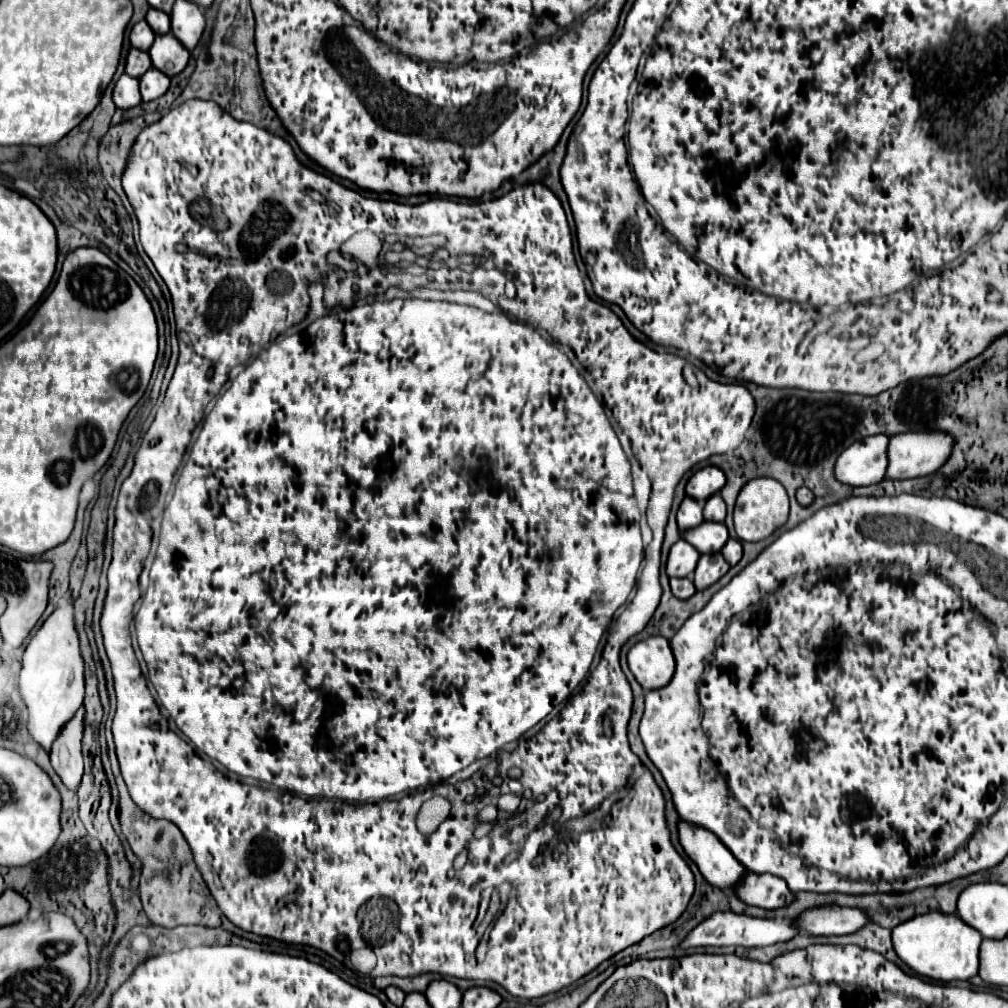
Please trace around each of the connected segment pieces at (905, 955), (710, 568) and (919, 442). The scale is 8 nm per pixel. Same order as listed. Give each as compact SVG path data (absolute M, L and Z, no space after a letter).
M927 912L893 928L893 948L897 956L919 974L941 982L969 980L977 974L981 940L981 934L969 928L957 914L943 912Z
M719 552L717 554L703 554L697 562L695 572L693 572L693 584L697 590L705 590L711 584L715 584L727 570L729 570L729 564Z
M927 430L927 432L905 432L899 436L891 436L889 442L889 468L887 478L919 478L937 472L953 452L953 436L943 430Z

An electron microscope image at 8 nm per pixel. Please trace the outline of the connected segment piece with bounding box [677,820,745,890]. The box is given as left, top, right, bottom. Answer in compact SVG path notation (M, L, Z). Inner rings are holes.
M679 820L677 830L679 844L683 846L685 854L697 864L709 884L731 890L743 878L745 868L741 864L735 864L731 852L727 852L727 848L719 844L713 832L687 824L685 820Z

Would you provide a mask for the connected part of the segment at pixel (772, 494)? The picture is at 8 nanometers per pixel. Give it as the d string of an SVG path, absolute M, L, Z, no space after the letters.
M755 478L749 480L737 498L733 520L735 520L735 532L745 542L759 542L769 538L777 528L781 528L789 518L789 498L785 488L771 478Z

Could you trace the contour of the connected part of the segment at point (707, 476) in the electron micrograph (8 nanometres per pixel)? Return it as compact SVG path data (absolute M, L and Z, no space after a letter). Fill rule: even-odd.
M705 466L697 470L687 482L687 496L695 500L707 500L715 492L719 492L725 484L725 474L717 466Z

